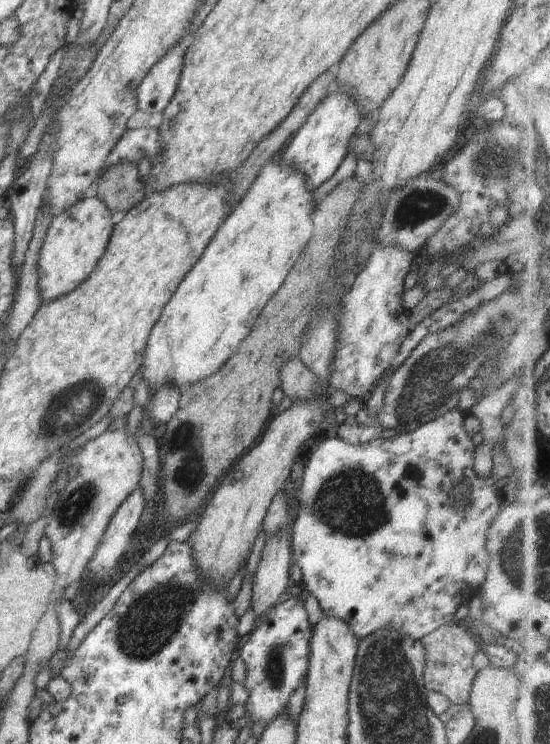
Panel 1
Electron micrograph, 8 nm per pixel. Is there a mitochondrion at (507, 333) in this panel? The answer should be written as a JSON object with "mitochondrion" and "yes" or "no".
{"mitochondrion":"yes"}

